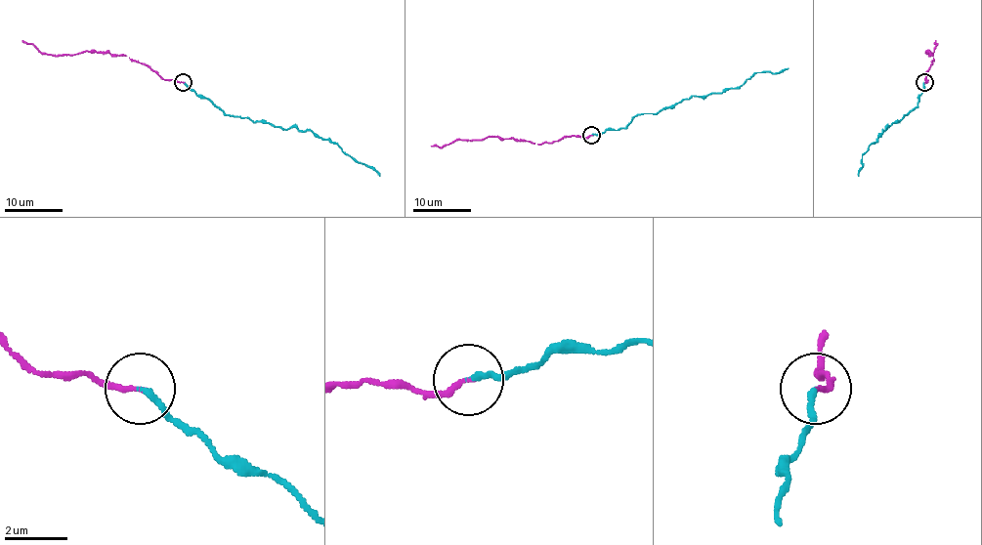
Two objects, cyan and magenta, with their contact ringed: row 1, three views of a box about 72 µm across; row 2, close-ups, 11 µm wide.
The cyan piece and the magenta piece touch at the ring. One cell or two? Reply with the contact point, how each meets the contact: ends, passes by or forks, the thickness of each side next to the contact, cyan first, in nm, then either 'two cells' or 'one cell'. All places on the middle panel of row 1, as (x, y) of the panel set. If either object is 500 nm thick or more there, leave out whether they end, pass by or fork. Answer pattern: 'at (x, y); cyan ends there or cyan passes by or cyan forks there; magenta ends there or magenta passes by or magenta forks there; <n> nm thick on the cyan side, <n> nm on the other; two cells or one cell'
at (591, 135); cyan ends there; magenta ends there; 180 nm thick on the cyan side, 170 nm on the other; one cell

